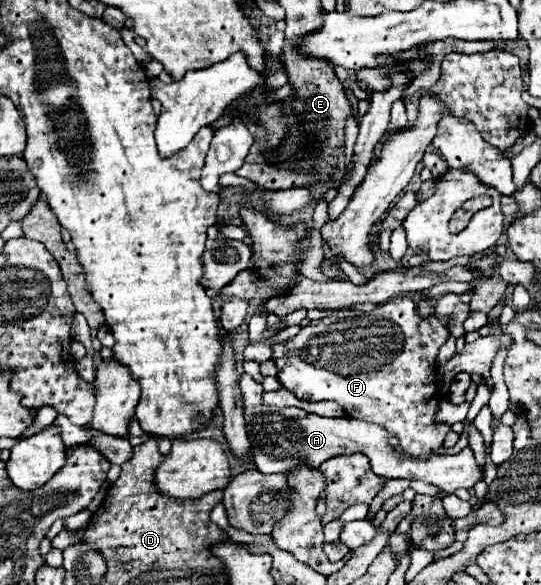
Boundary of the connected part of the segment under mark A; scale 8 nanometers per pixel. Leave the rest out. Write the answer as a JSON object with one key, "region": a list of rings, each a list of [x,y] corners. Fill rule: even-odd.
{"region":[[[248,373],[240,375],[240,387],[244,395],[244,417],[246,431],[250,439],[250,451],[254,455],[254,467],[260,473],[290,473],[294,467],[310,465],[320,467],[324,461],[338,455],[364,453],[376,475],[386,479],[404,477],[408,481],[424,481],[440,487],[446,493],[454,493],[456,489],[472,489],[478,481],[484,479],[484,469],[476,463],[476,457],[470,447],[462,449],[456,455],[434,453],[424,457],[410,457],[398,451],[398,441],[392,439],[382,427],[354,419],[354,417],[318,417],[314,413],[306,413],[296,407],[266,407],[260,403],[262,385],[256,383]]]}

